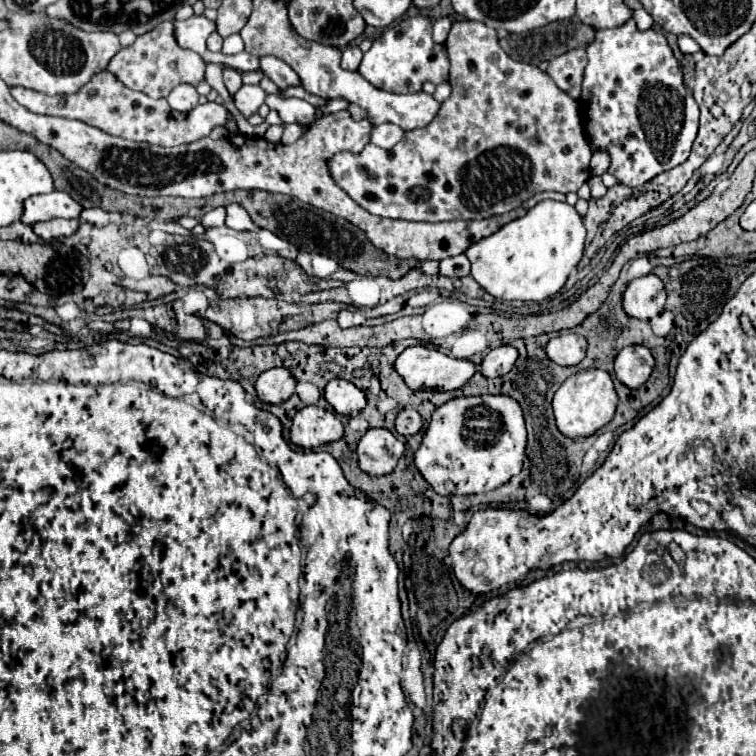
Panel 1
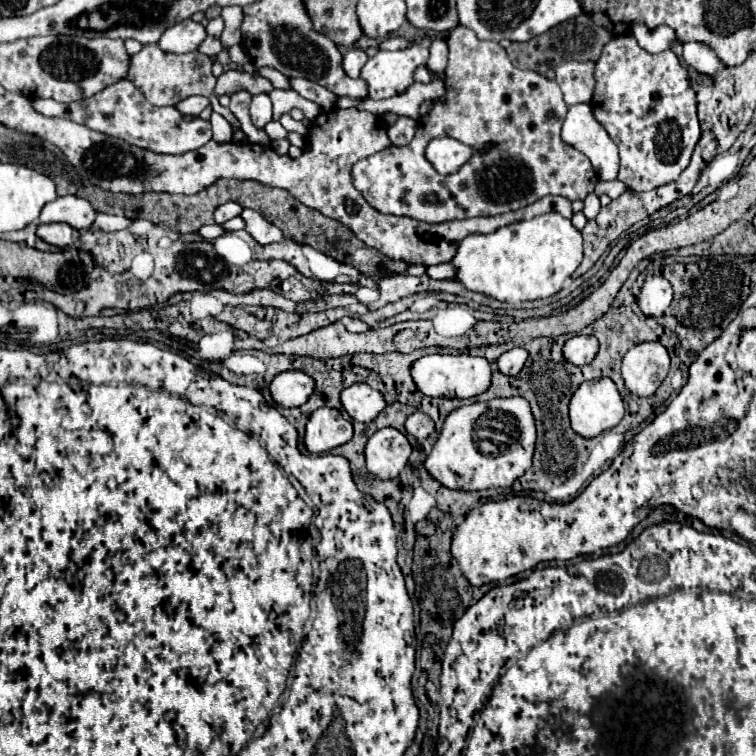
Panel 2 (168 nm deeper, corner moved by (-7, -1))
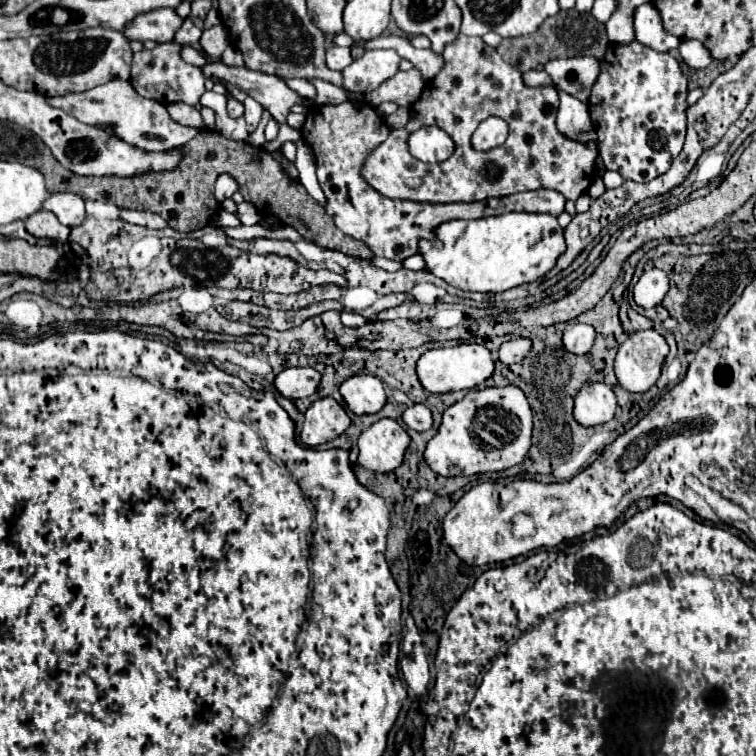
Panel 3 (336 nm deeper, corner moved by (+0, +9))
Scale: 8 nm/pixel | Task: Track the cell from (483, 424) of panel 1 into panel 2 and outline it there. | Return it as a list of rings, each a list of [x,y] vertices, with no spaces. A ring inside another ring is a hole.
[[[494,398],[454,410],[436,440],[424,468],[450,490],[486,490],[510,486],[532,466],[536,442],[534,418],[524,398]]]

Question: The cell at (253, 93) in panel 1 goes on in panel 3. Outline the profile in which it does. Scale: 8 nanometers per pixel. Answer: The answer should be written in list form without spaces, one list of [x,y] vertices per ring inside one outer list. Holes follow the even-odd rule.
[[[245,98],[243,104],[245,104],[245,120],[247,120],[247,128],[249,128],[249,132],[253,132],[253,130],[257,128],[259,120],[261,120],[263,106],[261,106],[257,100],[253,100],[253,98]]]

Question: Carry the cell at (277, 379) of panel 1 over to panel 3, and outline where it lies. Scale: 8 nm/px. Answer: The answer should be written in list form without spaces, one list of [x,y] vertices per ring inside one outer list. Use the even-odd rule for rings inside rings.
[[[285,368],[275,376],[275,388],[289,400],[307,398],[317,390],[321,374],[313,368]]]

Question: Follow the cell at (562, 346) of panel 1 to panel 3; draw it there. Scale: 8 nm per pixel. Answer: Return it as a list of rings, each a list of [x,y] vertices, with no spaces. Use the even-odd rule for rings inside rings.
[[[573,324],[563,332],[563,346],[571,354],[587,354],[593,346],[595,330],[589,324]]]

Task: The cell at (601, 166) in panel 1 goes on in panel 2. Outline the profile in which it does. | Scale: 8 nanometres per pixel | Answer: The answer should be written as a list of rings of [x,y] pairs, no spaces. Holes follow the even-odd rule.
[[[572,104],[562,124],[562,140],[588,156],[600,180],[616,180],[620,158],[618,148],[592,116],[590,104]]]

